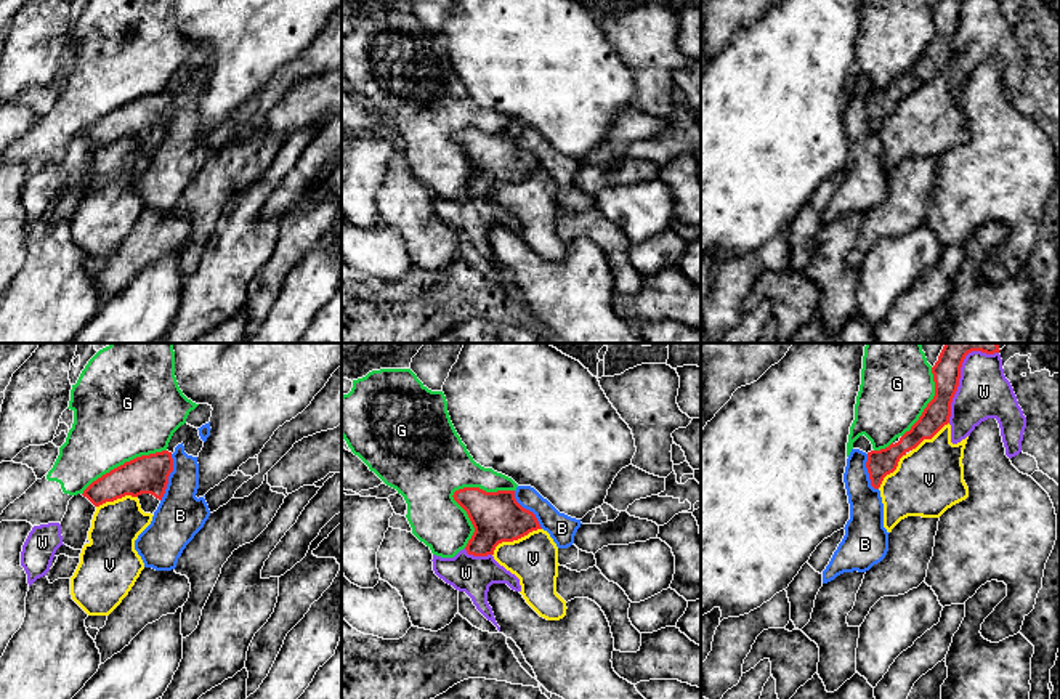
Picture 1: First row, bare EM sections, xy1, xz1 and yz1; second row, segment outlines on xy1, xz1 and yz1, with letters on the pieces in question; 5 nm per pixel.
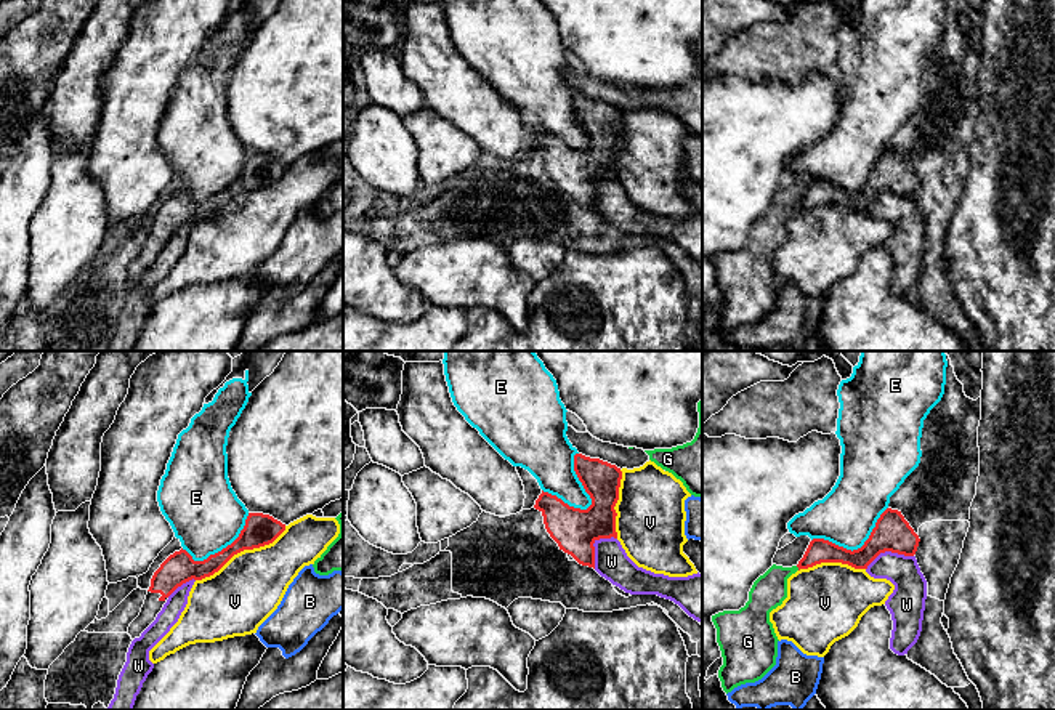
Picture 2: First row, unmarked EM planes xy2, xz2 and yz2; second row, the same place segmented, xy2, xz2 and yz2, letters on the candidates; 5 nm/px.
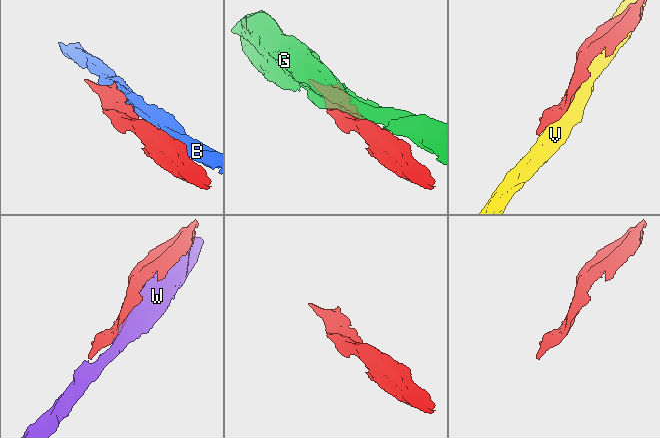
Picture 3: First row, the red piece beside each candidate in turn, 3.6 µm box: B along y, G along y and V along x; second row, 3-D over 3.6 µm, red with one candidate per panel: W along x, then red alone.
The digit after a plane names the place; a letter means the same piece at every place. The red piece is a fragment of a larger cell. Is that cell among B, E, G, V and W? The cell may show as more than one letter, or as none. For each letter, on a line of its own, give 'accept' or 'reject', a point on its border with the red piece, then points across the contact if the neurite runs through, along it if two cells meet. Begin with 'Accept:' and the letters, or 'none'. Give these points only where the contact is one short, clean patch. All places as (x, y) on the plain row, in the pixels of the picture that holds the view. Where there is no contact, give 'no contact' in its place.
Accept: none
B: reject; meets red in xy1 at (167, 119); border along xy1 (172, 95), (172, 113), (161, 141)
E: reject; meets red in xz2 at (579, 121)
G: reject; meets red in xz1 at (456, 132)
V: reject; meets red in xy2 at (241, 191)
W: reject; meets red in yz1 at (956, 31)

